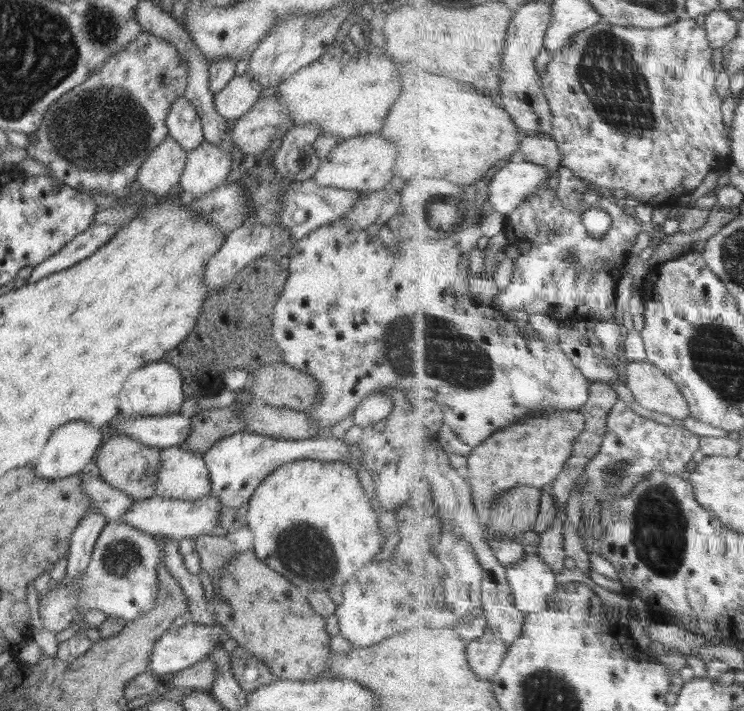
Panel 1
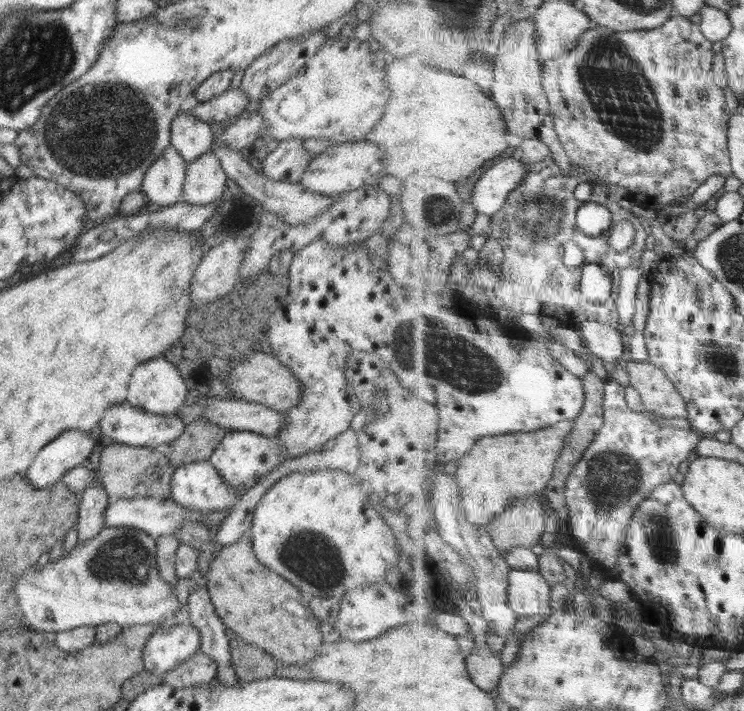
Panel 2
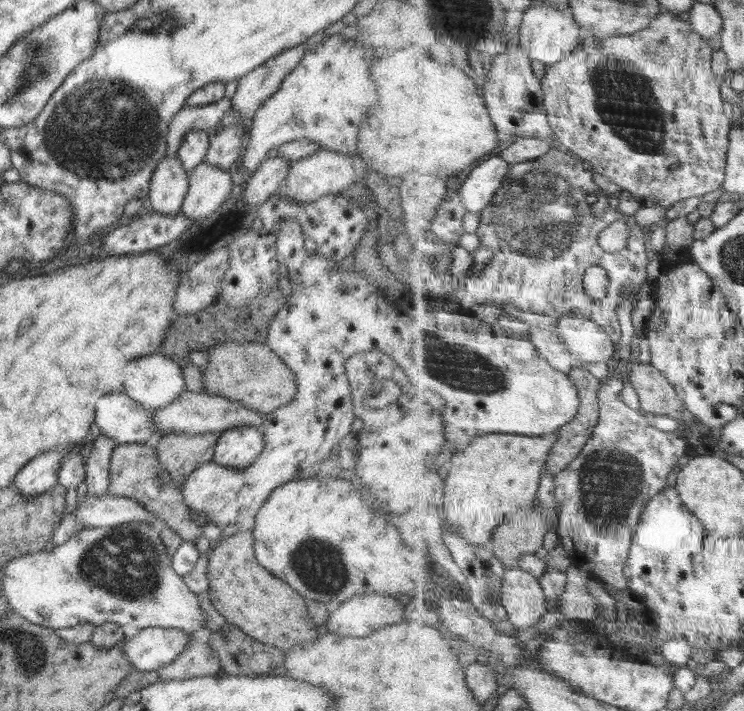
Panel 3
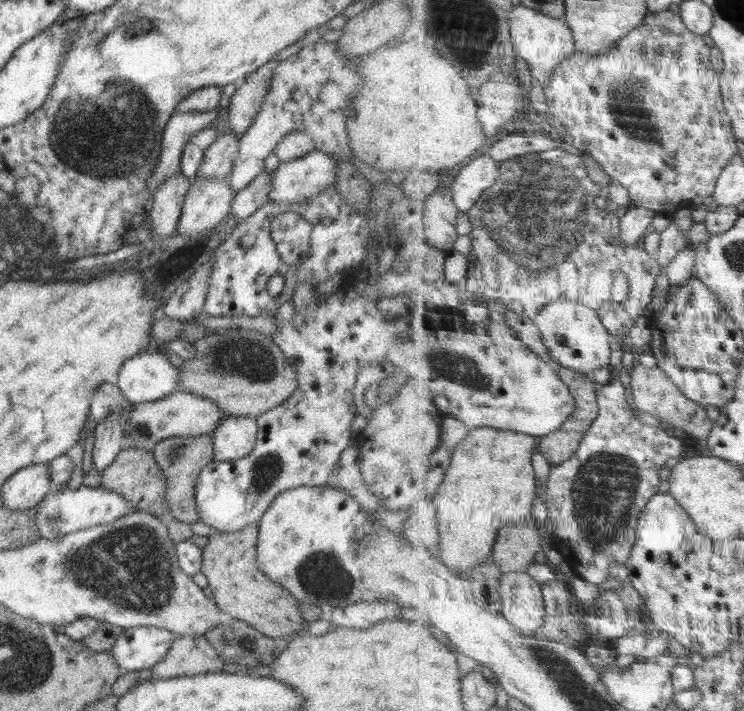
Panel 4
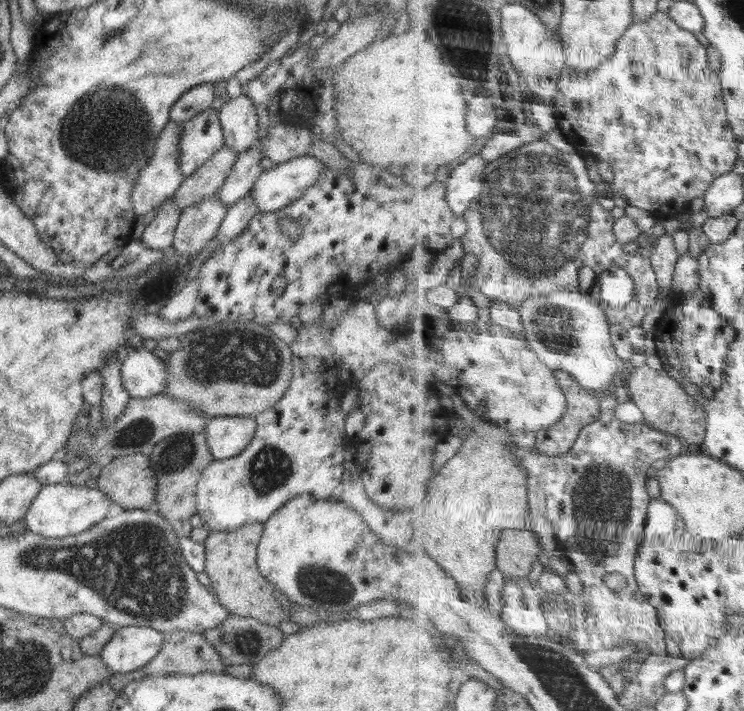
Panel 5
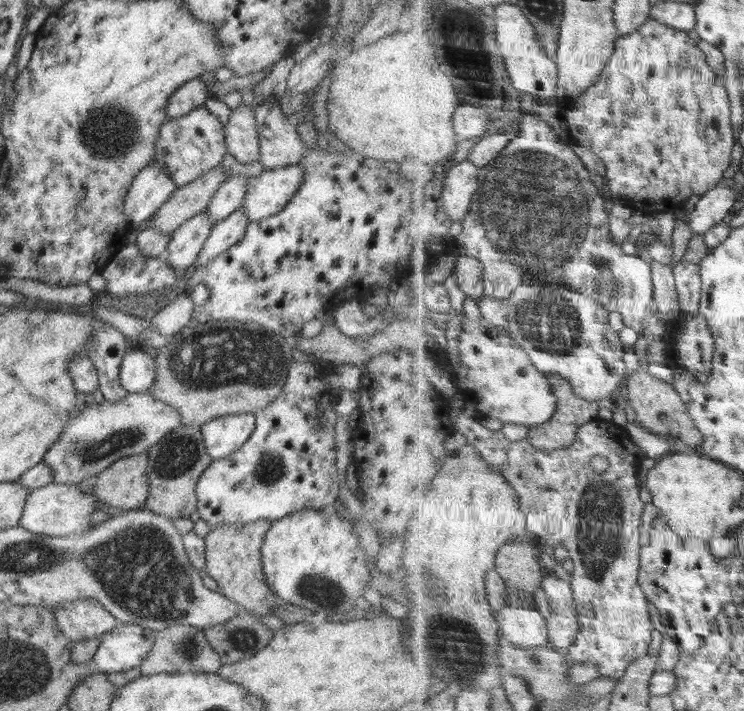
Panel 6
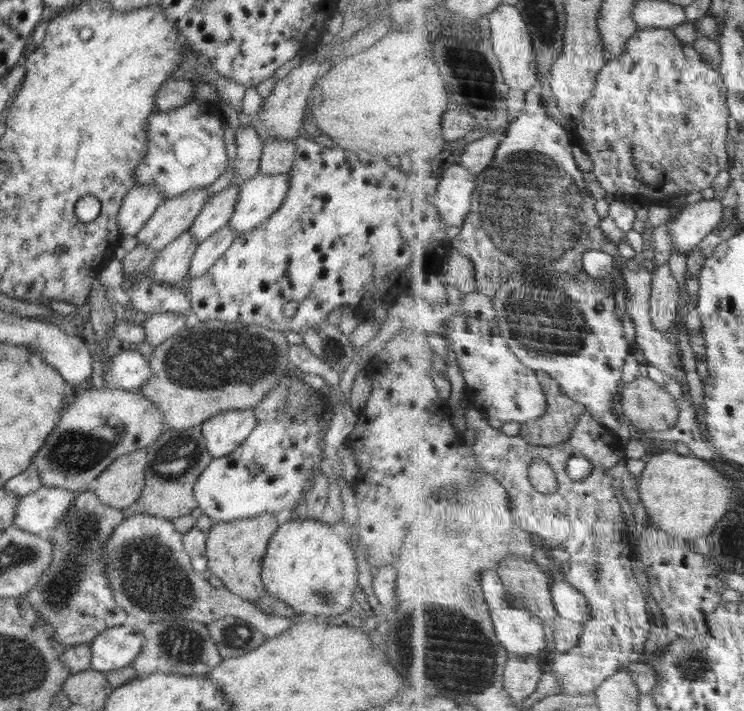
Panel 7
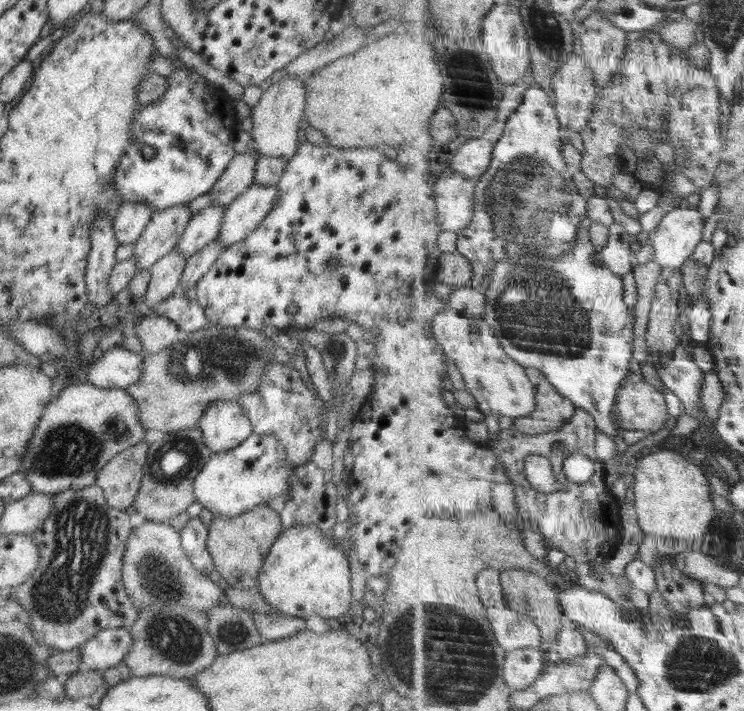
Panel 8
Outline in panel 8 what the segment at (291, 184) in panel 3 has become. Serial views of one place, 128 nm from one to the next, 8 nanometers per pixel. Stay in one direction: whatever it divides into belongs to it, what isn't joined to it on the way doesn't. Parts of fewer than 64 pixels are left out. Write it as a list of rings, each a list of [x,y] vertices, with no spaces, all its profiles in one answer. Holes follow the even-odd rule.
[[[250,184],[240,196],[237,196],[224,211],[224,220],[220,227],[222,249],[244,240],[246,236],[255,232],[256,228],[275,204],[276,186],[258,186]]]

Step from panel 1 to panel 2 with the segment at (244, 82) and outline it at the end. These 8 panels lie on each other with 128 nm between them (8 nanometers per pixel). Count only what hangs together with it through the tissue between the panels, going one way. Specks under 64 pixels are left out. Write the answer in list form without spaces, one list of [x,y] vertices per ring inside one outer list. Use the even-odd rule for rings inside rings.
[[[231,87],[220,94],[207,100],[206,102],[198,102],[192,110],[190,116],[200,118],[202,122],[212,125],[212,122],[222,122],[222,120],[234,120],[244,111],[248,105],[248,98],[244,96],[244,92],[236,87]]]

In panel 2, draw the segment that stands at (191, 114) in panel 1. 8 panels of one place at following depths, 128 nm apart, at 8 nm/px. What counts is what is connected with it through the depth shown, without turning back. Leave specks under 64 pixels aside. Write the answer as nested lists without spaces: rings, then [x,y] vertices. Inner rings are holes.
[[[180,110],[170,126],[170,142],[180,156],[188,162],[206,154],[212,148],[214,132],[209,124],[200,118],[190,116],[190,112]]]

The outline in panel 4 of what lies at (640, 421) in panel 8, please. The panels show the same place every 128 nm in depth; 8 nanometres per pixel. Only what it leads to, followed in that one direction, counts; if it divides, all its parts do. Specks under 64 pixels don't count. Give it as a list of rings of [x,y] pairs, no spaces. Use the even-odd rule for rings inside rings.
[[[637,364],[631,370],[631,374],[631,390],[639,409],[660,418],[664,426],[674,426],[675,429],[681,429],[685,434],[691,434],[696,439],[705,441],[711,436],[715,423],[710,420],[706,406],[686,396],[662,367],[648,368],[642,364]]]

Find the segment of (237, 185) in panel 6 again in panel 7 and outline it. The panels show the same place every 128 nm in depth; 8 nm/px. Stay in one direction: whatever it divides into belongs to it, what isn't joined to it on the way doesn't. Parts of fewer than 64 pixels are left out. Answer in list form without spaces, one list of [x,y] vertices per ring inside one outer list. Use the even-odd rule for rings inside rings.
[[[229,186],[214,194],[214,197],[208,198],[202,211],[190,225],[190,234],[194,236],[196,244],[204,242],[227,224],[234,212],[238,191],[238,187]]]

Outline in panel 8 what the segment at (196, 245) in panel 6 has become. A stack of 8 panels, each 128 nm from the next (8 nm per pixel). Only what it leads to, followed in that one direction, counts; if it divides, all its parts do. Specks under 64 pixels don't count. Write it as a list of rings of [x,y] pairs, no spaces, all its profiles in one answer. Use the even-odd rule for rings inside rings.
[[[173,249],[151,266],[150,281],[143,296],[149,307],[160,304],[162,300],[178,292],[185,264],[186,259],[182,258],[182,254]]]

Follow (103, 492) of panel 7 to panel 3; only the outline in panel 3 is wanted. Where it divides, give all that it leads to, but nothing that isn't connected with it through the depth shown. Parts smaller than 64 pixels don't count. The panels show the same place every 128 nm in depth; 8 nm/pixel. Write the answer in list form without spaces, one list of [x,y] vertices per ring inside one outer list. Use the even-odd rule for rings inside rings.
[[[153,443],[118,445],[114,448],[110,460],[108,493],[136,500],[157,518],[162,518],[177,532],[182,541],[196,543],[196,540],[202,536],[202,526],[198,526],[190,518],[188,507],[183,502],[182,492],[176,489],[174,481],[159,464]]]

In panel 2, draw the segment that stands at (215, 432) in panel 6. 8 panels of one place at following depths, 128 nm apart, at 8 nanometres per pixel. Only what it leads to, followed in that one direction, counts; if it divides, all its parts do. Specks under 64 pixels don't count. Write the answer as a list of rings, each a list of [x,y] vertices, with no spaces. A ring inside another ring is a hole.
[[[229,431],[214,449],[208,461],[226,483],[237,489],[248,489],[258,481],[264,480],[272,470],[277,470],[277,467],[284,462],[284,456],[277,438],[246,431]]]

